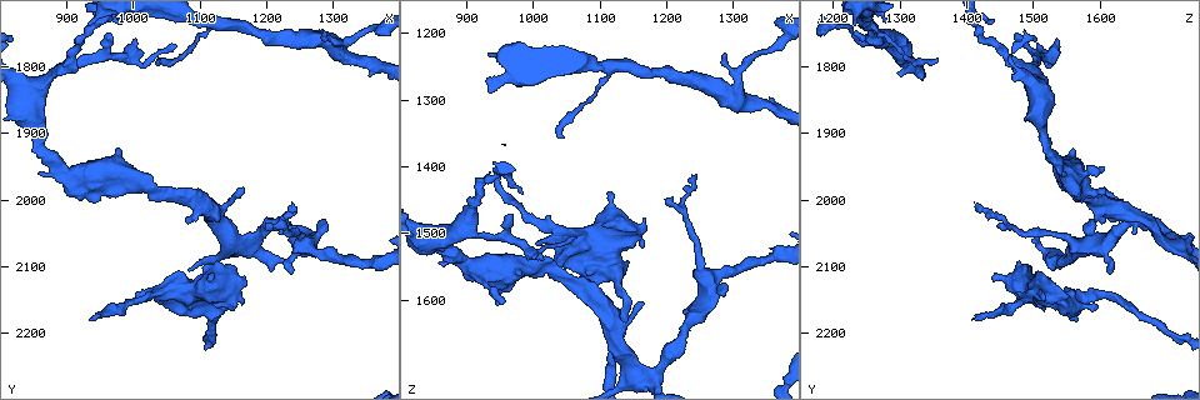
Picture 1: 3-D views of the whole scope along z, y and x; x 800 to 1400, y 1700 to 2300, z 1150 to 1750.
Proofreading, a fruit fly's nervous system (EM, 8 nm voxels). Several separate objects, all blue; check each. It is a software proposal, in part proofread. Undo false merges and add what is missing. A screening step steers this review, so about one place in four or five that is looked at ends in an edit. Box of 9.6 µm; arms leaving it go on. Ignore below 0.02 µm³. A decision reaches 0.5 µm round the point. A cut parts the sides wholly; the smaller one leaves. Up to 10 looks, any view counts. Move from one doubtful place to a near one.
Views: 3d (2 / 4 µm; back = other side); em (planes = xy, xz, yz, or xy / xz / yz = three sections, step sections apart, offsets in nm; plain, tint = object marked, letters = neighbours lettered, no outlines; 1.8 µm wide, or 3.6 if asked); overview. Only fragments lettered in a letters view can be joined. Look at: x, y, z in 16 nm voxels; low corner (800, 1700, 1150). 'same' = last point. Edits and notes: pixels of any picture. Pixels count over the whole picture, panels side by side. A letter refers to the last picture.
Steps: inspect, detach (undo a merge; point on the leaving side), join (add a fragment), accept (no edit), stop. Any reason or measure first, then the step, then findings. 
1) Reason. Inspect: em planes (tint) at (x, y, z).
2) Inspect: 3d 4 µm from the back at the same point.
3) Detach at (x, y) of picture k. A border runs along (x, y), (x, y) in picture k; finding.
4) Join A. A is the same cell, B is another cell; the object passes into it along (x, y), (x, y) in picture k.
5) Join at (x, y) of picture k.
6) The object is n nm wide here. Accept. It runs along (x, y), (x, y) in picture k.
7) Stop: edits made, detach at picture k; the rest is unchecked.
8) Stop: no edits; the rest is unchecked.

Sudden change in width. Inspect: em xy step 8 (letters) at (1090, 2160, 1560).

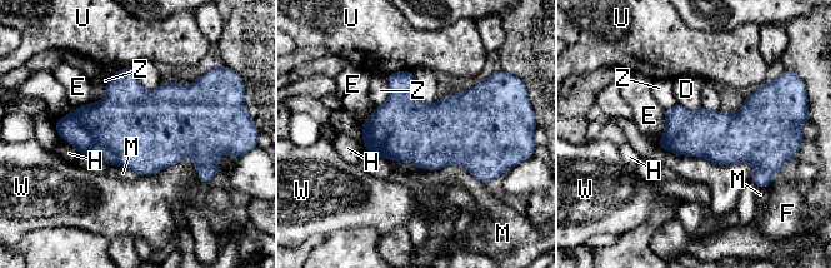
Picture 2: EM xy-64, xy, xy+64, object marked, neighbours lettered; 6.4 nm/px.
Inspect: em xz step 4 (letters) at the same point.

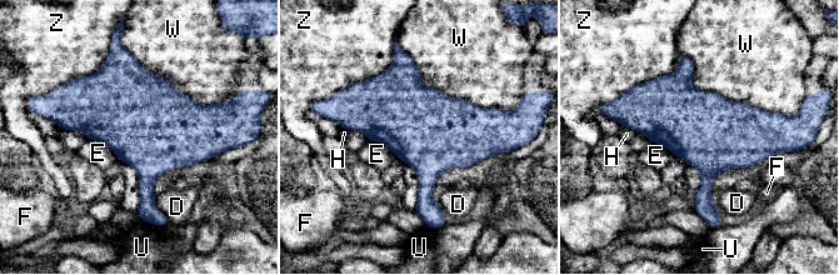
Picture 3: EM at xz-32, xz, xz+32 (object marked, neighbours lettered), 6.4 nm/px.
Accept. D, E, F, H, U, W and Z are other cells; a border runs along (153, 198), (153, 203), (168, 218) in picture 3; continuous, no second cell.

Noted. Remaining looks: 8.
A narrow waist. Inspect: em 3.6 µm yz step 8 (letters) at (1160, 2065, 1715).

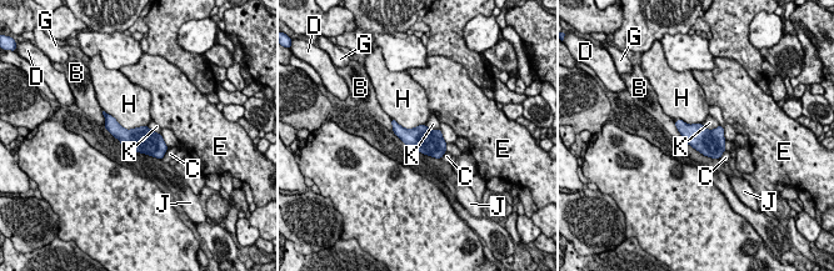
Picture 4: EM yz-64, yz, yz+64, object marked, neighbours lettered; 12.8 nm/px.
The longest contact is with H, 600 nm. Accept. B, C, D, E, G, H, J and K are other cells; a border runs along (103, 110), (126, 129), (146, 126) in picture 4; all the same cell.

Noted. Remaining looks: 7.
Free end. Inspect: em xz step 8 (letters) at (1290, 2030, 1580).

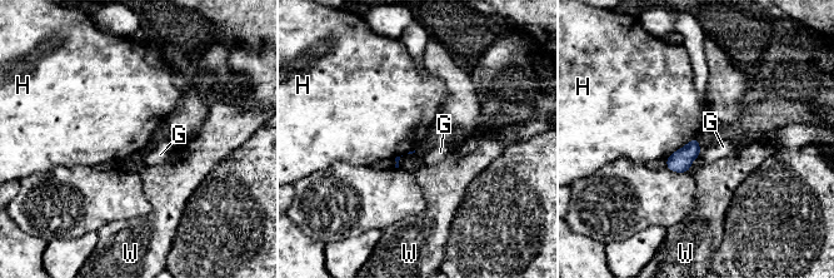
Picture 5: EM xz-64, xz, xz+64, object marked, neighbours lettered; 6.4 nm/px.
Accept. G, H and W are other cells; no lettered fragment goes on from it.

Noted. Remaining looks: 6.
Sharp bend. Inspect: 3d 4 µm at (1295, 1765, 1290).

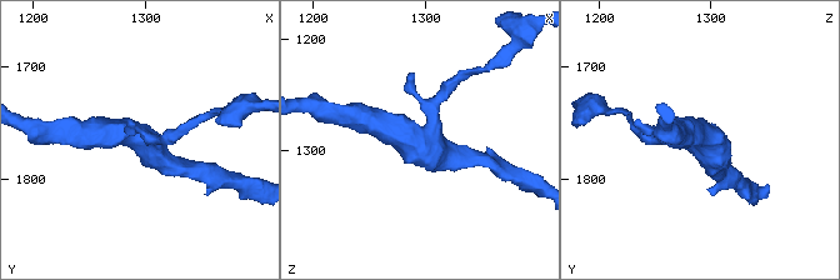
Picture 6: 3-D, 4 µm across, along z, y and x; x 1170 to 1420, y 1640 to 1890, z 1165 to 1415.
Need the tissue. Inspect: em 3.6 µm planes (plain) at (1298, 1764, 1288).

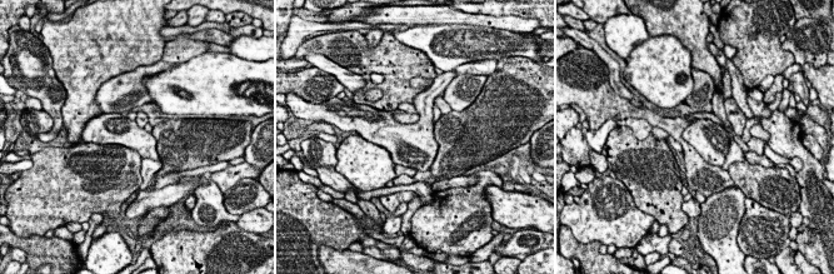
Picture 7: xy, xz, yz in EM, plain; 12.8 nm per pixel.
See the neighbours. Inspect: em 3.6 µm planes (letters) at the same point.

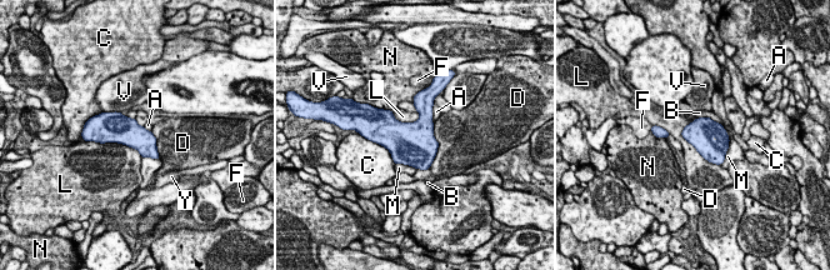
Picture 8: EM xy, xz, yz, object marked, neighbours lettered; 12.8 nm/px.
Accept. A, B, C, D, F, L, M, N, V and Y are other cells; all the same cell.

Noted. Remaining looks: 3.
Stop: no edits; the rest is unchecked.

